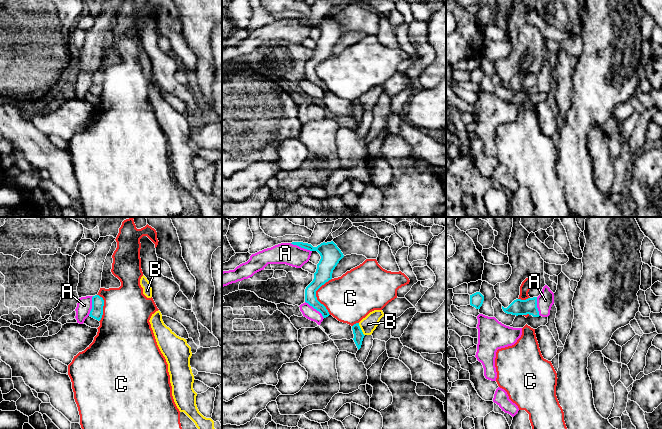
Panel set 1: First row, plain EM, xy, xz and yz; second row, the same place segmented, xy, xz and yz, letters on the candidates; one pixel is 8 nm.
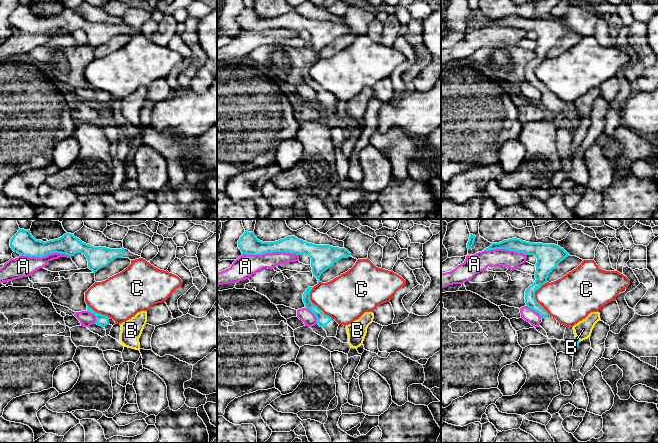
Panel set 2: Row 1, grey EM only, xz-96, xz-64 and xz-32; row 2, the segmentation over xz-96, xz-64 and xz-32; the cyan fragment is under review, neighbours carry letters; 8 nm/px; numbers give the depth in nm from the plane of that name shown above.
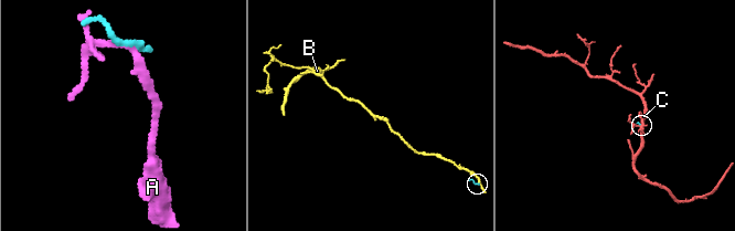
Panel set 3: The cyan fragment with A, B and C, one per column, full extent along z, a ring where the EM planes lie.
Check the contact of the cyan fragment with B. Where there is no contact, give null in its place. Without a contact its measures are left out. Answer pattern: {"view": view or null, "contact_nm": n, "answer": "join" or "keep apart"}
{"view": "xz", "contact_nm": 120, "answer": "keep apart"}

